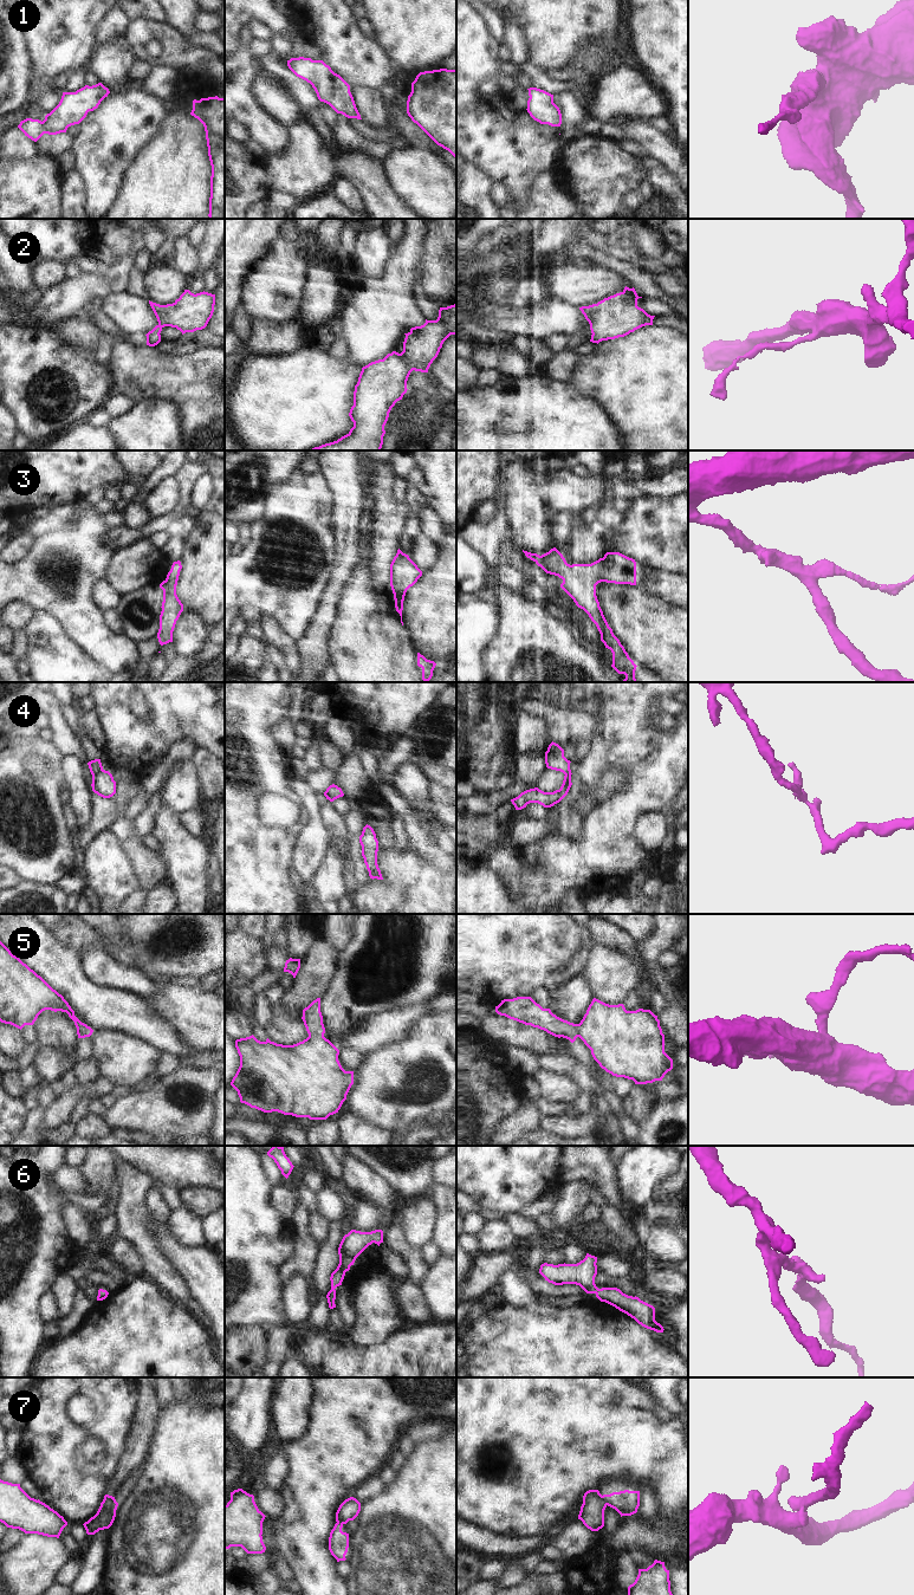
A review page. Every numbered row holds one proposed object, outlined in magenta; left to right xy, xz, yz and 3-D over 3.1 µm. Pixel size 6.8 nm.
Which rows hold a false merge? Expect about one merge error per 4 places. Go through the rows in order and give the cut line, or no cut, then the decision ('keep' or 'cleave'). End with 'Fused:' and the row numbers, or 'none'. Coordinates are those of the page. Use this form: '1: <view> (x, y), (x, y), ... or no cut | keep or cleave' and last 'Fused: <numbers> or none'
1: no cut | keep
2: no cut | keep
3: no cut | keep
4: xy (102, 769), (92, 776) | cleave
5: no cut | keep
6: no cut | keep
7: yz (601, 1496), (607, 1504) | cleave
Fused: 4, 7

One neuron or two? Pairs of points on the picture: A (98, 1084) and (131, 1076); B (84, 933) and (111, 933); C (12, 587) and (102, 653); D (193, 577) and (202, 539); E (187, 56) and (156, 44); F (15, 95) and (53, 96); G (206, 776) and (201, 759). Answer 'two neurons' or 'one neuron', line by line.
A: two neurons
B: two neurons
C: one neuron
D: one neuron
E: one neuron
F: two neurons
G: one neuron

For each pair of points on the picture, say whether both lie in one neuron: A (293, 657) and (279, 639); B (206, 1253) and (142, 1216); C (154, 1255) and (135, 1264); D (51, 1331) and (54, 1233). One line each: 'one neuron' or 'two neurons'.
A: one neuron
B: two neurons
C: two neurons
D: two neurons

